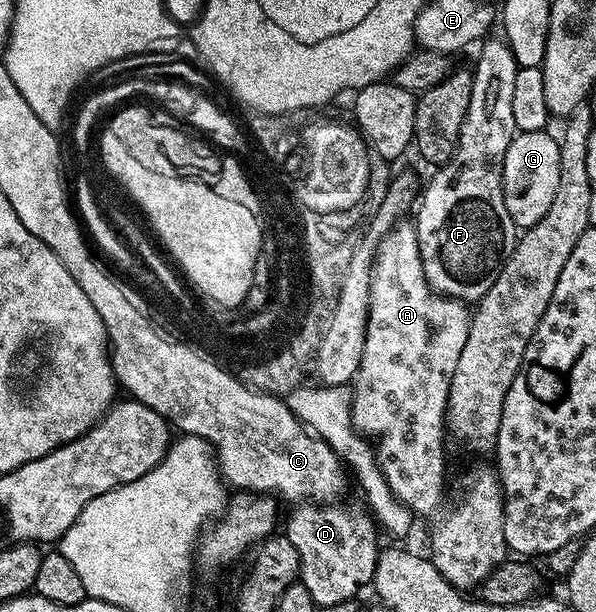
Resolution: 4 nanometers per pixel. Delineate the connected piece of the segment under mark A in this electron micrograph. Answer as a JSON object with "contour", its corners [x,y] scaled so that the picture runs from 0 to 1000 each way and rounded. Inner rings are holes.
{"contour":[[[674,361],[663,369],[659,377],[648,384],[648,389],[634,399],[634,407],[628,420],[628,433],[621,451],[621,516],[614,526],[614,562],[611,577],[604,583],[601,611],[591,621],[591,650],[587,655],[587,688],[594,693],[594,703],[602,708],[629,704],[641,711],[634,717],[634,737],[631,735],[631,755],[641,765],[641,776],[648,783],[648,791],[654,794],[654,802],[676,825],[696,843],[715,848],[721,859],[721,900],[718,912],[723,920],[738,930],[742,941],[750,946],[760,959],[768,961],[777,969],[789,969],[794,962],[807,961],[809,953],[827,936],[832,928],[842,925],[852,913],[852,895],[846,864],[849,863],[849,833],[842,828],[842,792],[836,788],[836,778],[827,768],[815,763],[802,763],[782,783],[782,797],[775,802],[775,817],[770,822],[748,822],[748,724],[752,725],[752,706],[748,703],[748,663],[755,647],[755,624],[758,609],[765,609],[765,590],[772,590],[772,577],[779,572],[779,557],[785,551],[789,536],[790,510],[784,497],[773,489],[750,489],[747,482],[737,482],[727,475],[721,462],[711,453],[708,438],[708,422],[701,405],[701,381],[693,363]]]}

